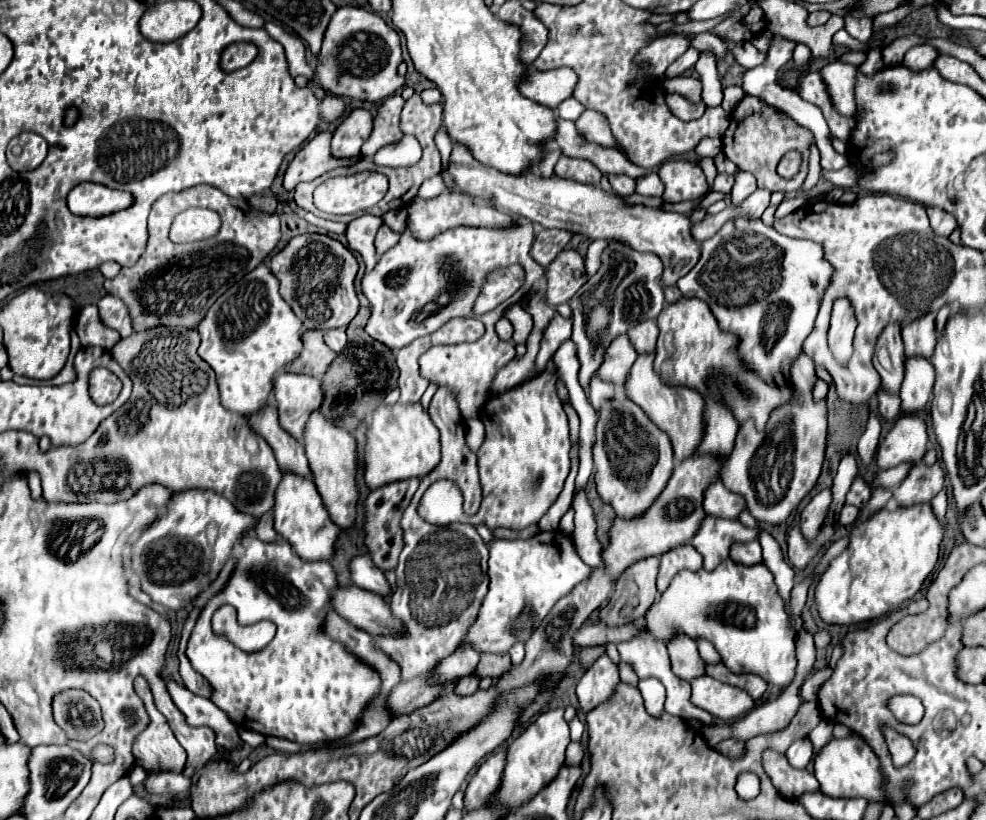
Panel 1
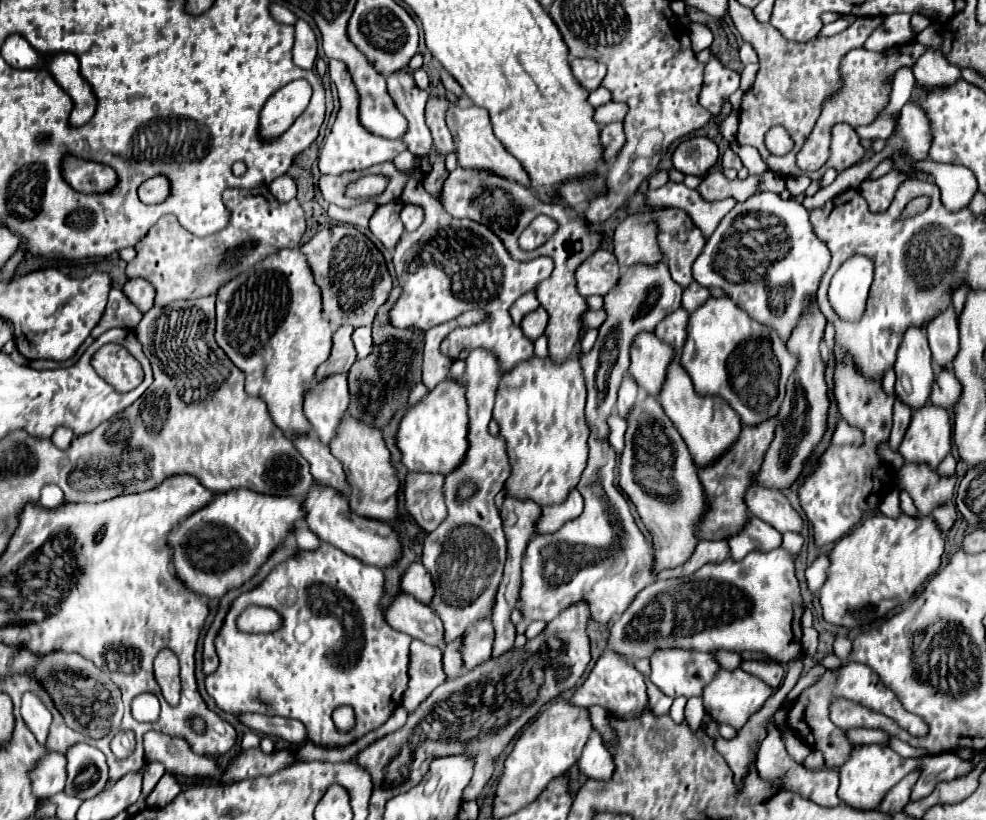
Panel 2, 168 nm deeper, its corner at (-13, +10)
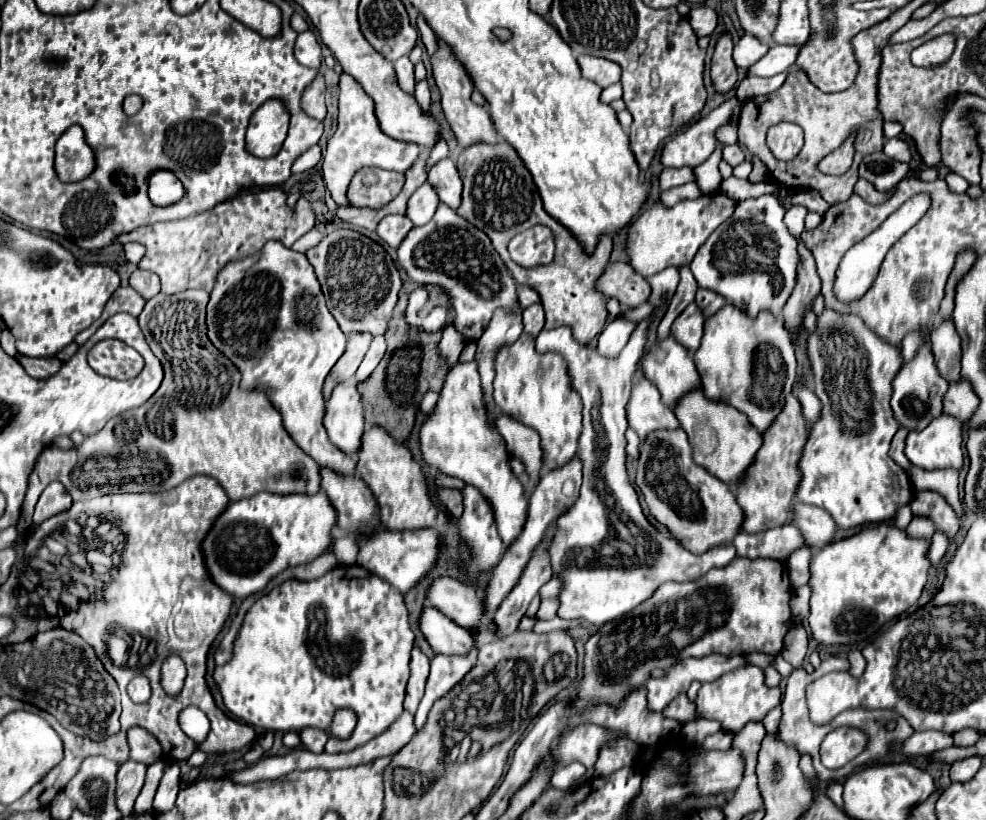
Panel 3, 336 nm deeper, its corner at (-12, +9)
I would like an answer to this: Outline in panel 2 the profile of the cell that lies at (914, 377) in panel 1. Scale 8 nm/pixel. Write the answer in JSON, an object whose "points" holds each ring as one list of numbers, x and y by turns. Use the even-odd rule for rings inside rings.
{"points":[[940,370,936,374,936,384,932,388,930,402,934,406,942,406,946,410,952,410,954,402,958,400,958,394,962,394,962,386,958,386,954,372,952,370]]}

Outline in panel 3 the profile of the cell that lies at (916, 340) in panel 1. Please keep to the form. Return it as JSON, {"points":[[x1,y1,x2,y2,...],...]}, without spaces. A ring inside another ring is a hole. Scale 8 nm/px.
{"points":[[941,321,933,333,931,333,931,343,933,343,933,355,935,355,935,365,939,373,949,381,955,383,961,379,959,369,961,369,961,339,953,327,953,321]]}

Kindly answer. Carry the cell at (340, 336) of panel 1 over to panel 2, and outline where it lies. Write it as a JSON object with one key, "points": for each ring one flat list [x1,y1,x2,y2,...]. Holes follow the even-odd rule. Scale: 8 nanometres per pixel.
{"points":[[356,328,354,330,354,346,358,350,358,358,366,358,372,350,372,330,370,328]]}

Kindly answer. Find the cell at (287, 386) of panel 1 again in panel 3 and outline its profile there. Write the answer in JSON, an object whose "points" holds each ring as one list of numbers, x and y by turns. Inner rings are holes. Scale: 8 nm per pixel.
{"points":[[355,381,339,383,333,389,331,397,325,401,323,425,333,445,347,455,357,453,361,435,365,431,365,417]]}

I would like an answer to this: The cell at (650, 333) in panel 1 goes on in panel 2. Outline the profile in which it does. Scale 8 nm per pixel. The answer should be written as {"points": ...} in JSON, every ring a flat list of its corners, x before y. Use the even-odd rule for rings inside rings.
{"points":[[678,308,674,314,666,316,658,328,656,328,656,336,662,338,664,342,668,342,676,352,682,350,684,342,686,342,686,322,688,322,690,314,682,308]]}

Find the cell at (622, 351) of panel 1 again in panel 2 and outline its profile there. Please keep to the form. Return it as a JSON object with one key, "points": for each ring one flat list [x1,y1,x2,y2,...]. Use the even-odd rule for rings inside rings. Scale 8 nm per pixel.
{"points":[[642,332,632,344,632,364,630,374,642,390,658,398,666,380,670,362,676,358,676,352,670,344,662,342,654,334]]}

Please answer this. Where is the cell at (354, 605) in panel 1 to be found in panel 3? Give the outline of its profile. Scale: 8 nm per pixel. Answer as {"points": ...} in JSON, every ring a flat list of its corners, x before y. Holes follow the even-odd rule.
{"points":[[425,605,421,611,419,629,435,653,463,655,475,645,467,629,459,627,431,605]]}

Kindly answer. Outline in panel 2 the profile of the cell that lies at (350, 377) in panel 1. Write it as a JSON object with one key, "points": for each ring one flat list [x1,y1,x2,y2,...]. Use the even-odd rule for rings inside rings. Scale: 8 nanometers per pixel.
{"points":[[396,286,390,300,376,314,376,320,372,326,372,330,374,330,372,354,364,360,356,360,354,366,350,368,350,374,348,374,348,382,350,382,350,408,348,408,348,412,356,420,370,424,370,426,376,426,380,430,384,426,388,426,394,412,408,402,410,390,402,390,402,388,412,388,422,380,422,338,424,338,424,332,414,330,414,328,406,328,406,330,394,328,390,324,390,318,388,318,398,294,400,294,400,288]]}

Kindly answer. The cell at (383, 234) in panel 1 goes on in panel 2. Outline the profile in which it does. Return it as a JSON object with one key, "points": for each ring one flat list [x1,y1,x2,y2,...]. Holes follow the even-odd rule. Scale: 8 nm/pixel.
{"points":[[404,204,400,218,404,222,406,232,412,232,424,222,424,210,420,206,416,206,416,204]]}

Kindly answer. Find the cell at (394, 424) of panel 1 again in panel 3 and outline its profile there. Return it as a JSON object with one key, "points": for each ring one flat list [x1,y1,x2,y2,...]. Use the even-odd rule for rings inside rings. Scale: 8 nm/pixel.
{"points":[[471,361,465,365,457,365,459,367,453,367,443,383,435,411,427,415,427,419,419,427,421,457,427,465,435,467,435,471,457,477,467,485,475,485,481,489,481,493,493,505,497,529,507,547,521,533,529,501,523,497,521,481,515,479,509,469,509,455,503,437,487,421,487,411,481,403,477,363]]}

